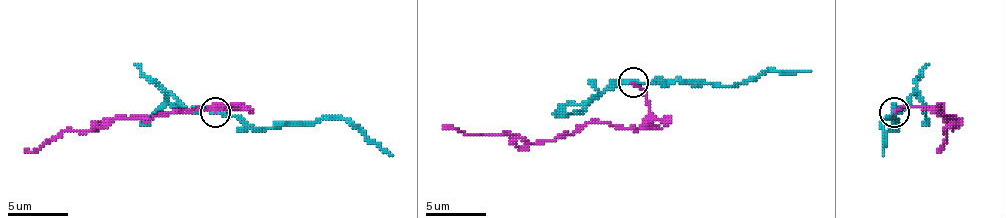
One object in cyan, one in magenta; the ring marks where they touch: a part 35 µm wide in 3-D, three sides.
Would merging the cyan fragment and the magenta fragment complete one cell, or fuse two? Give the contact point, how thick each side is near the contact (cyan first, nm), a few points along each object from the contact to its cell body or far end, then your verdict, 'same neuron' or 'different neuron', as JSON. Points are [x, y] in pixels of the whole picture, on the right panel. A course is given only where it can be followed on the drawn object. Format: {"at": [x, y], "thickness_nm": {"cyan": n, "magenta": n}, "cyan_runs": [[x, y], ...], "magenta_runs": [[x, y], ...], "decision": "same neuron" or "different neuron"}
{"at": [894, 112], "thickness_nm": {"cyan": 170, "magenta": 140}, "cyan_runs": [[895, 113], [892, 128], [898, 122], [886, 119], [883, 155]], "magenta_runs": [[895, 113], [928, 106], [940, 110], [934, 113], [947, 119], [956, 119], [947, 131], [940, 152], [937, 149]], "decision": "different neuron"}

